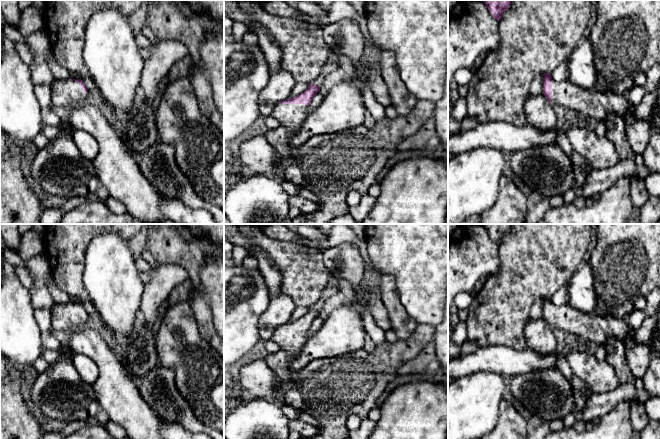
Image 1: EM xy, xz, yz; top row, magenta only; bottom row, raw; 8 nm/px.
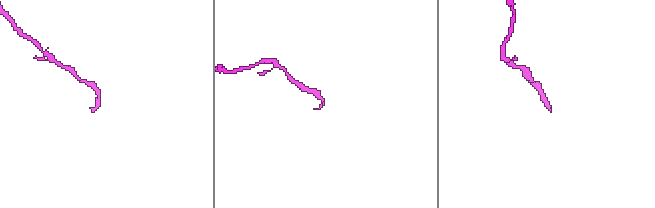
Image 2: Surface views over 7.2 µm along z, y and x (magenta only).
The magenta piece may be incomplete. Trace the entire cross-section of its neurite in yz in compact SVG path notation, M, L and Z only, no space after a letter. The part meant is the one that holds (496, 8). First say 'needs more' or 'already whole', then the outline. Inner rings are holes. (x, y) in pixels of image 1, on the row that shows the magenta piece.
already whole; M480 0L489 9L494 19L500 21L503 13L509 8L512 0Z

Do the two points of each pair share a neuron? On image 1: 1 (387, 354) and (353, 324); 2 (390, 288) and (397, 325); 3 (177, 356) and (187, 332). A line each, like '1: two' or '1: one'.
1: two
2: one
3: one

